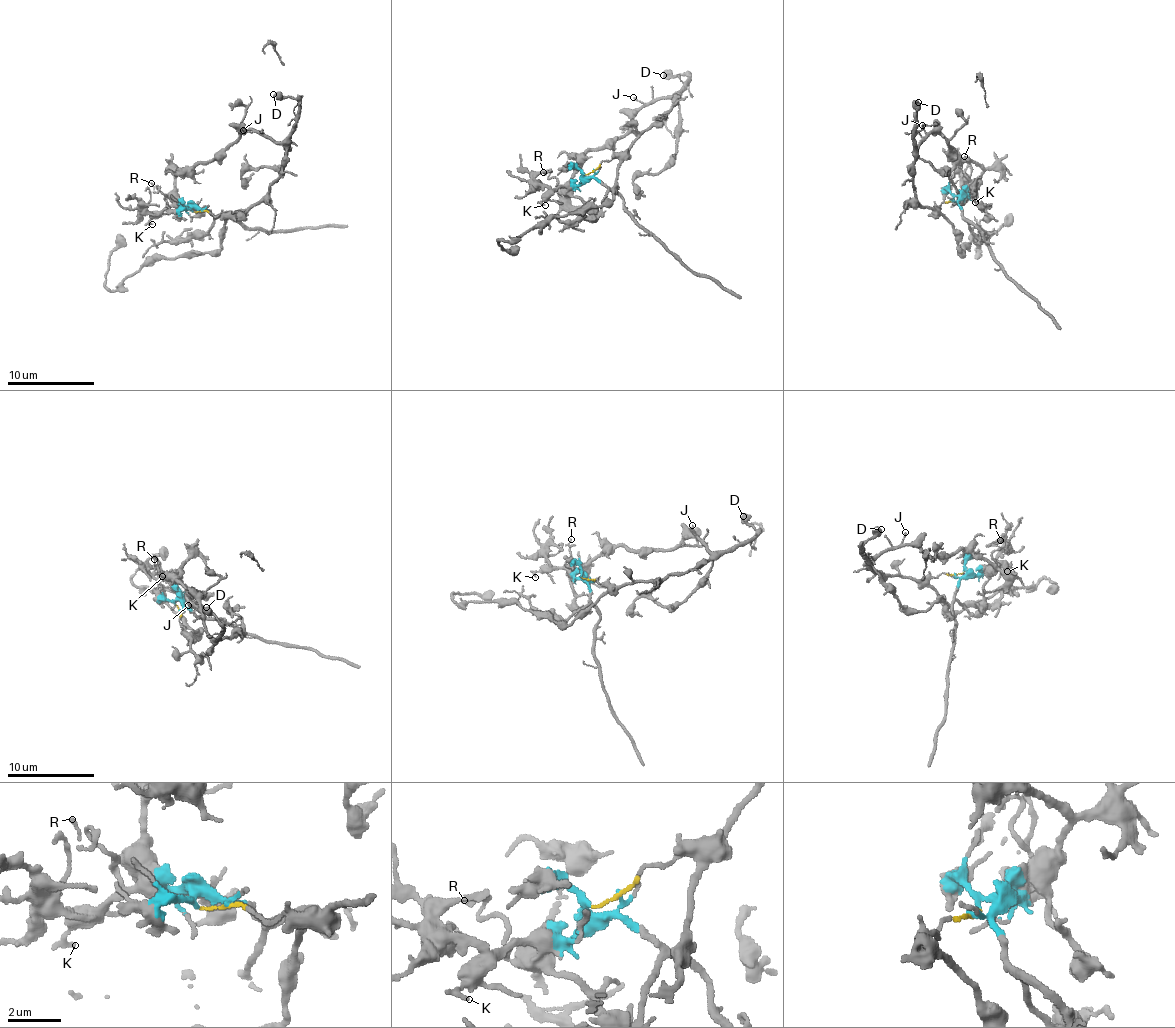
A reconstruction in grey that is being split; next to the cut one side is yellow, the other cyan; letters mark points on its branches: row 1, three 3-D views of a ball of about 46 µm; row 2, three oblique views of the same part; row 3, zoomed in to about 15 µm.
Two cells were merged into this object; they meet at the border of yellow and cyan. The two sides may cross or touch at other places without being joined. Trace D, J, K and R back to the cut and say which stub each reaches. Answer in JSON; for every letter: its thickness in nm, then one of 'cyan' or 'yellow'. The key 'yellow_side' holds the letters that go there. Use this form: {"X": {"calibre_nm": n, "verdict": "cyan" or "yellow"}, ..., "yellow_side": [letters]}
{"D": {"calibre_nm": 600, "verdict": "yellow"}, "J": {"calibre_nm": 110, "verdict": "yellow"}, "K": {"calibre_nm": 180, "verdict": "cyan"}, "R": {"calibre_nm": 100, "verdict": "cyan"}, "yellow_side": ["D", "J"]}

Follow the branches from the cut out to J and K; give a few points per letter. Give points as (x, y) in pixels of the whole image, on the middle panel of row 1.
J: (584, 175), (603, 161), (623, 157), (640, 134), (670, 111), (676, 97), (646, 103), (633, 97)
K: (584, 174), (577, 185), (560, 185), (541, 201), (545, 205)

